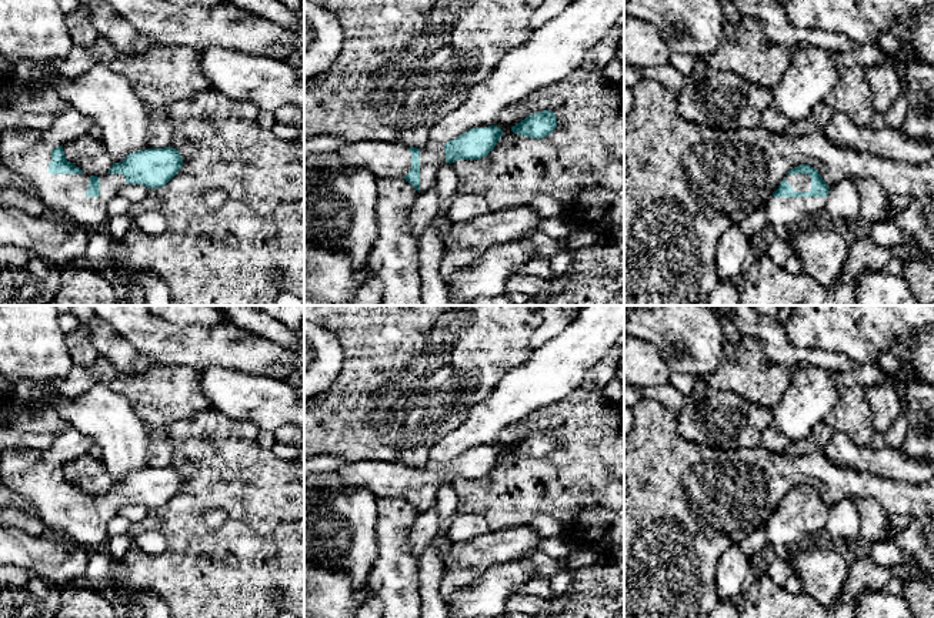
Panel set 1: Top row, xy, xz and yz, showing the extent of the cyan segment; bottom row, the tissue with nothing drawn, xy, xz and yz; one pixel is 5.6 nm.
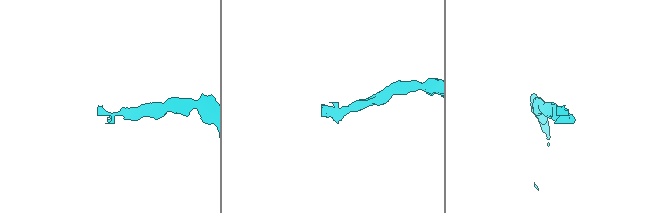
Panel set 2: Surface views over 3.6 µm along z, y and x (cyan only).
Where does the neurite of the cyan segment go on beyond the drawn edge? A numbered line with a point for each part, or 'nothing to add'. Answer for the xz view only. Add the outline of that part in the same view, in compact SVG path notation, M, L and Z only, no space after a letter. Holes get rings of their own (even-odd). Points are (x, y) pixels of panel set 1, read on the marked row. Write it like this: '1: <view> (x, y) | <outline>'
1: xz (432, 156) | M430 140L420 148L420 193L431 190L436 183L436 173L444 163L444 144Z

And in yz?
1: yz (800, 183) | M790 174L785 176L785 181L793 187L794 191L803 193L810 191L811 177L808 174Z

